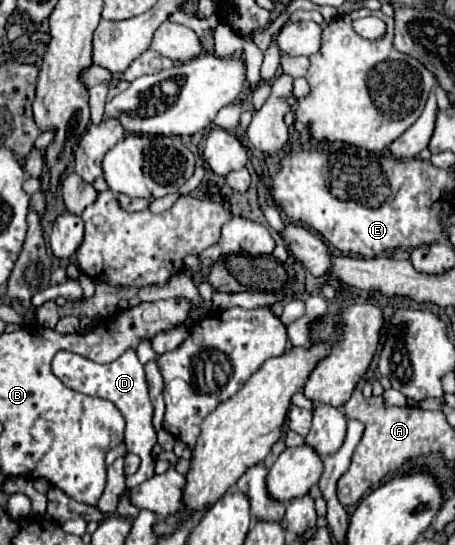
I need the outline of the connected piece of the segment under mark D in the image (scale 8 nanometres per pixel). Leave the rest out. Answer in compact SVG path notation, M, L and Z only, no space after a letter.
M129 349L127 353L123 353L119 357L119 361L101 365L101 363L93 363L81 355L75 355L71 351L59 351L53 359L53 373L71 389L85 393L85 395L97 395L103 399L109 399L125 417L125 445L129 453L135 453L141 457L141 467L137 469L137 473L129 475L125 479L125 493L121 495L121 501L117 505L117 513L121 517L131 517L135 519L139 515L139 509L131 503L129 499L129 491L137 485L141 485L145 479L155 475L155 457L153 457L153 447L157 443L157 433L153 429L153 405L149 401L149 393L147 393L147 381L145 381L145 371L143 365L137 359L137 353L133 349Z

